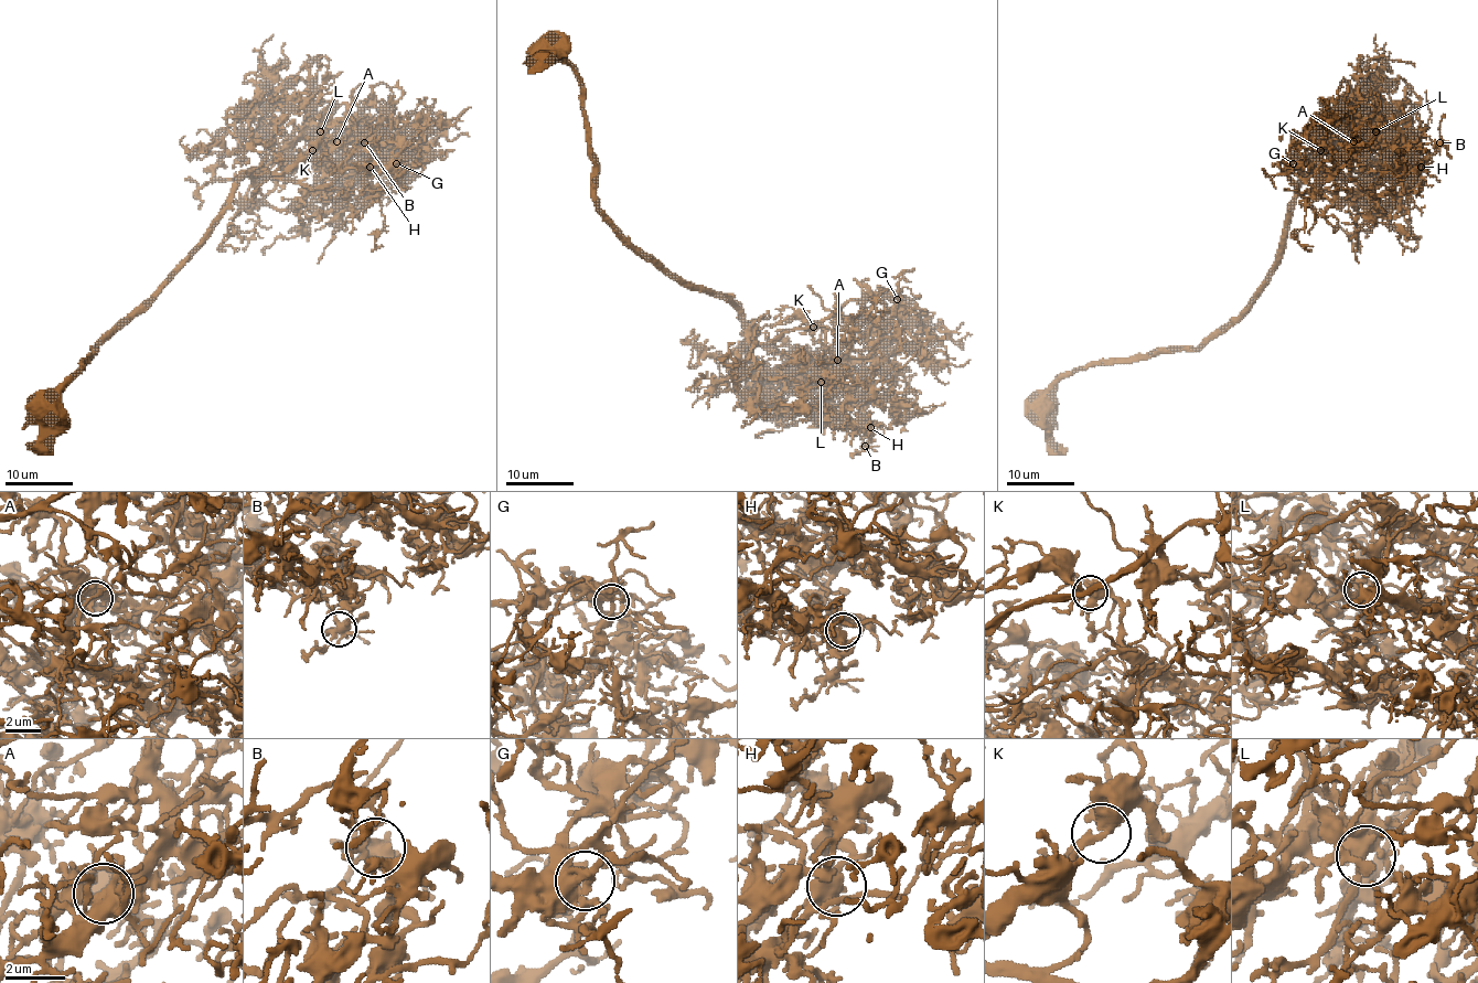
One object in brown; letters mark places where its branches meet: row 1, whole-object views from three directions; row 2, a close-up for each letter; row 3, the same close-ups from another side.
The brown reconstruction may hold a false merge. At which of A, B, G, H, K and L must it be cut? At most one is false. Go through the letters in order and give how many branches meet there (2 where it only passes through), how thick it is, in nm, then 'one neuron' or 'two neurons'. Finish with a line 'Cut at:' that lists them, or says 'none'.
A: 5 branches meet; 420 nm thick; one neuron
B: 6 branches meet; 420 nm thick; one neuron
G: 6 branches meet; 360 nm thick; one neuron
H: 5 branches meet; 500 nm thick; one neuron
K: 4 branches meet; 440 nm thick; one neuron
L: 5 branches meet; 440 nm thick; one neuron
Cut at: none

